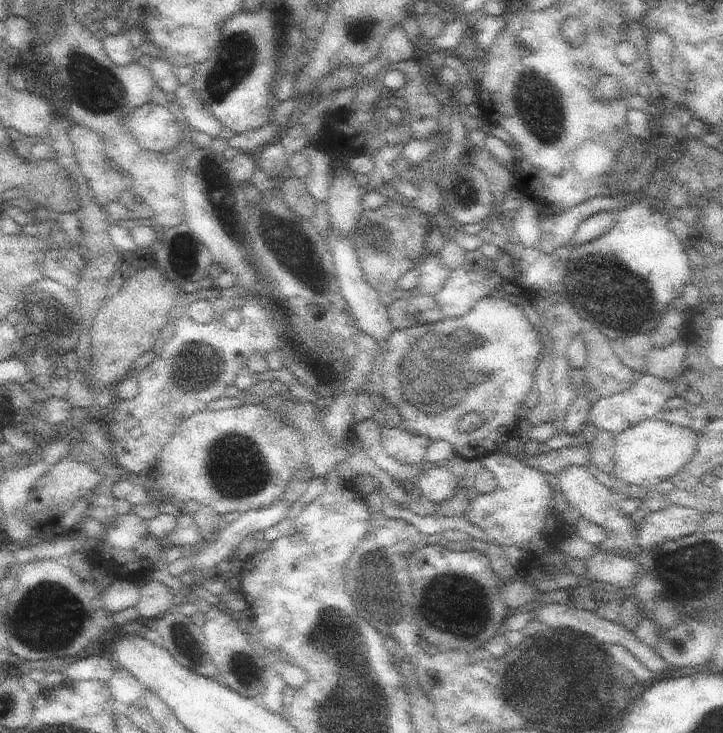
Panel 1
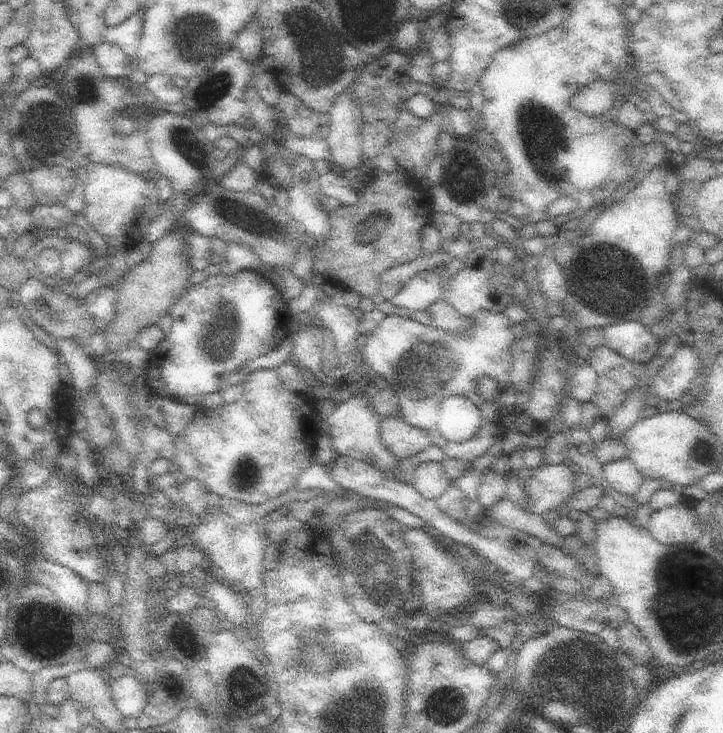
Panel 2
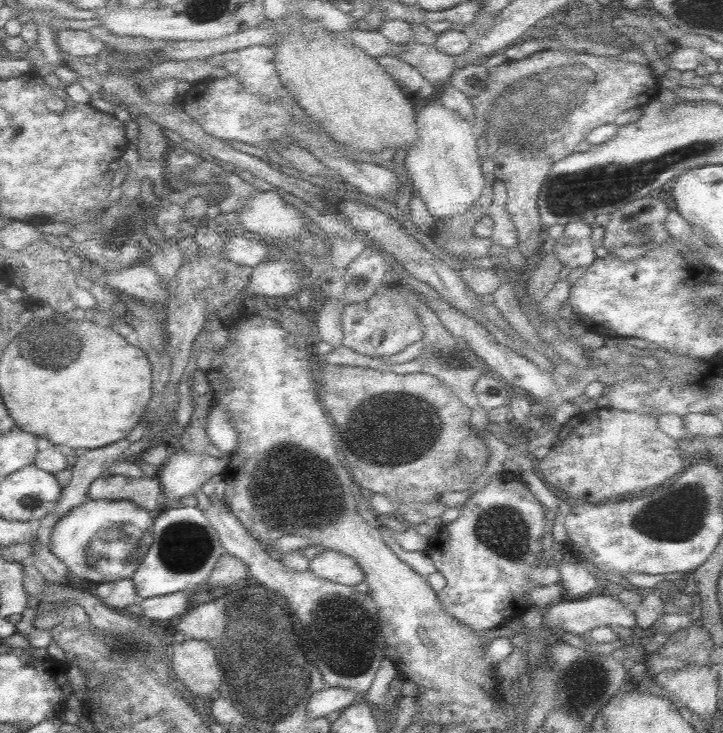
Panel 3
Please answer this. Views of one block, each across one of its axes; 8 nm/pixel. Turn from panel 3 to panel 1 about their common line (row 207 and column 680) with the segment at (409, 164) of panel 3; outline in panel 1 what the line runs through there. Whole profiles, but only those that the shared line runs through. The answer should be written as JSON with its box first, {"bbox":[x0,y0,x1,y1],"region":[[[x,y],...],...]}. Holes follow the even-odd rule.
{"bbox":[614,417,698,488],"region":[[[663,417],[644,419],[615,435],[614,472],[621,486],[642,486],[659,488],[668,485],[670,479],[678,474],[694,458],[698,450],[698,433],[690,427],[671,424]]]}

